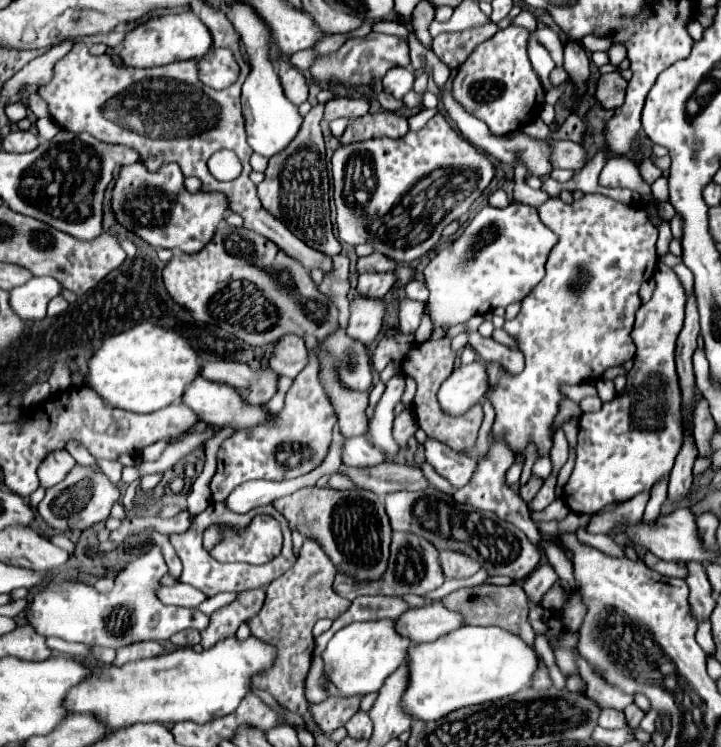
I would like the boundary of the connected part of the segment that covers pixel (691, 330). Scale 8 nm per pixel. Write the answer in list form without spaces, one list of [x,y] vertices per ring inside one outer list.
[[[694,294],[688,296],[686,302],[686,320],[684,328],[678,336],[676,344],[676,370],[680,378],[680,388],[682,388],[682,410],[688,408],[692,400],[692,390],[694,390],[694,372],[692,372],[692,354],[696,350],[696,338],[700,334],[700,322],[698,322],[698,304]]]

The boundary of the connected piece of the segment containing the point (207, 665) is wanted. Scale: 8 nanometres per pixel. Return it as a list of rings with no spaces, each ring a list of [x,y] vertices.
[[[230,636],[230,638],[222,638],[212,648],[202,652],[196,652],[192,648],[176,648],[174,652],[136,660],[124,666],[98,666],[98,670],[92,674],[90,680],[70,690],[66,698],[66,708],[70,712],[98,714],[98,718],[106,720],[106,724],[110,728],[114,726],[114,730],[126,728],[138,722],[174,724],[182,720],[194,720],[198,724],[204,724],[212,718],[232,714],[242,702],[242,698],[252,692],[254,676],[262,674],[264,670],[270,670],[270,666],[274,664],[274,658],[276,658],[274,646],[258,640],[256,636],[250,636],[246,640],[238,640],[236,636]]]

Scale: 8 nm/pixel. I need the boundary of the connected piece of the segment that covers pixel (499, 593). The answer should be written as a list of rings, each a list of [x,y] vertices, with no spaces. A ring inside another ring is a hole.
[[[516,582],[512,586],[476,586],[476,588],[462,588],[446,598],[442,598],[442,604],[450,610],[458,610],[464,618],[466,618],[466,624],[478,624],[478,626],[500,626],[500,628],[506,628],[514,634],[518,634],[526,644],[534,644],[534,630],[528,622],[528,598],[526,598],[526,592],[522,590],[522,586]]]

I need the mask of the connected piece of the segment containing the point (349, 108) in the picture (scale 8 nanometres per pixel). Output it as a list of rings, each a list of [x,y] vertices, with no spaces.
[[[334,98],[326,102],[326,112],[324,118],[336,120],[336,118],[358,118],[368,112],[370,104],[368,100],[350,100],[350,98]]]

